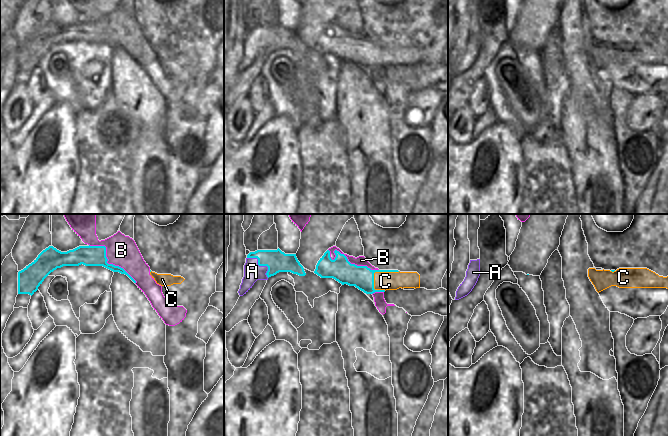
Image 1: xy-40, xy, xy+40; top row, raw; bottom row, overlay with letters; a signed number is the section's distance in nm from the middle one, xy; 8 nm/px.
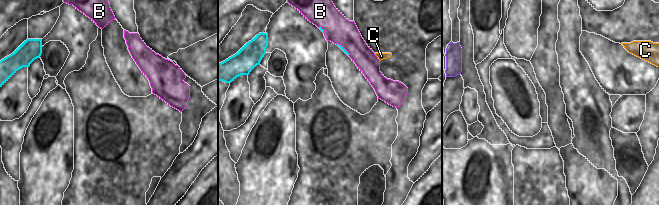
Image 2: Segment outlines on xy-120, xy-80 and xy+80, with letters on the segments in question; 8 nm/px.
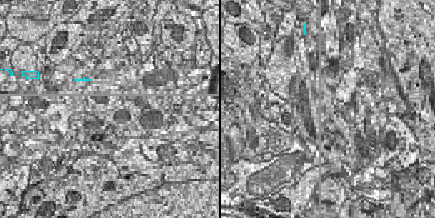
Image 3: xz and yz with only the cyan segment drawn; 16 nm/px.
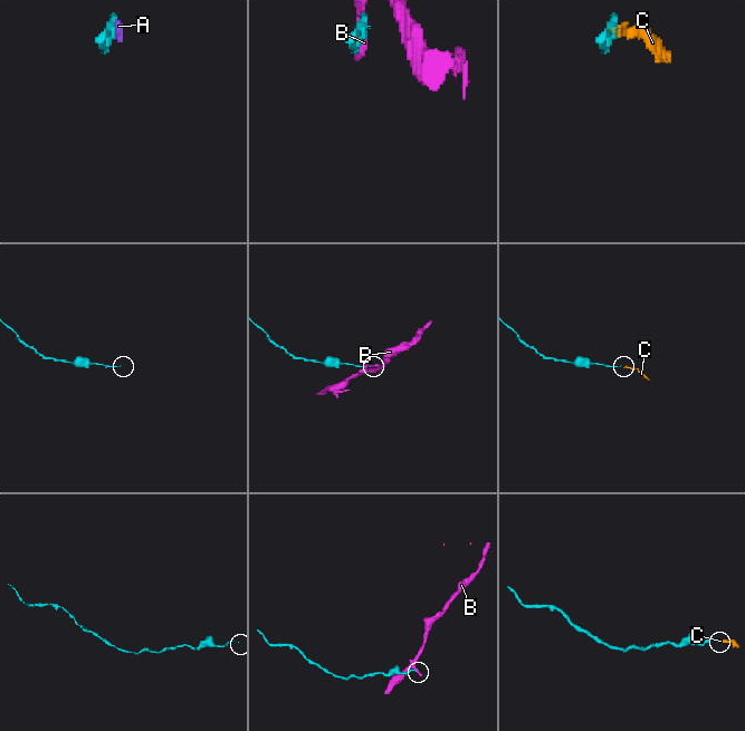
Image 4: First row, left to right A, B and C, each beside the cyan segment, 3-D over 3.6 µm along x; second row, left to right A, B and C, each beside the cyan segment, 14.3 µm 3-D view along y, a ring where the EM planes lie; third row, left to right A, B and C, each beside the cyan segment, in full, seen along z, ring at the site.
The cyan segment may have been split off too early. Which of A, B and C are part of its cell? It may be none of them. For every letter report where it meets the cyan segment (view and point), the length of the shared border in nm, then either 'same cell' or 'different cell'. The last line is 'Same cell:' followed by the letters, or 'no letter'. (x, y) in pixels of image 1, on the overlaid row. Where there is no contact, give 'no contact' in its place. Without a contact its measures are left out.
A: meets cyan in xy at (260, 265); contact 240 nm long; different cell
B: meets cyan in xy at (346, 258); contact 440 nm long; different cell
C: meets cyan in xy at (379, 271); contact 260 nm long; same cell
Same cell: C

